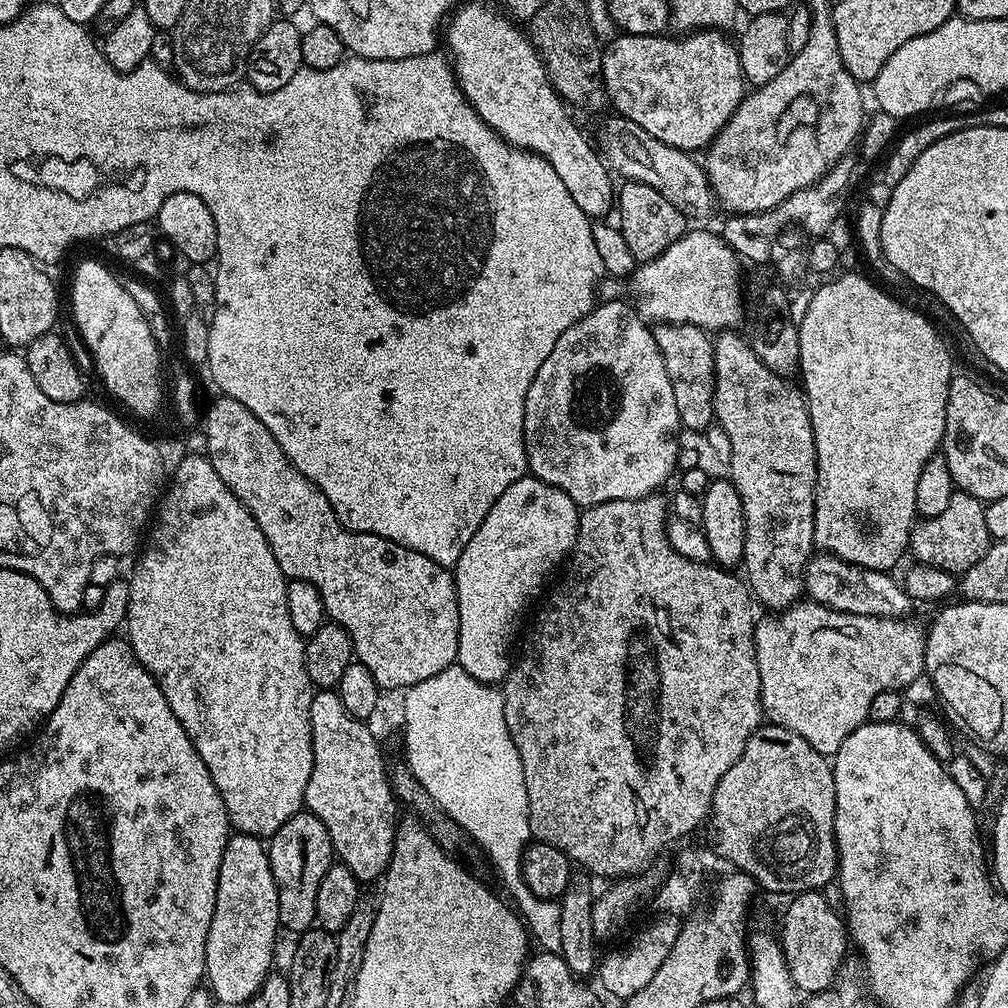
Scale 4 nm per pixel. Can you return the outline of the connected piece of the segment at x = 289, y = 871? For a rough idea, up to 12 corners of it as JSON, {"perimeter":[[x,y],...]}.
{"perimeter":[[301,810],[267,841],[280,923],[316,924],[332,839]]}

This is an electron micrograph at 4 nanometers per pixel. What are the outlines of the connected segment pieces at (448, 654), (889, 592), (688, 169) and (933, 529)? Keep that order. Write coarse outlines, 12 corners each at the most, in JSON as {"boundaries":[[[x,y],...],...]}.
{"boundaries":[[[234,398],[206,455],[381,690],[456,664],[453,573],[338,522]],[[827,554],[809,560],[804,591],[859,616],[908,618],[897,577]],[[642,126],[617,177],[646,182],[689,218],[714,208],[695,155],[658,142]],[[956,490],[913,527],[911,555],[969,572],[988,555],[984,504]]]}

